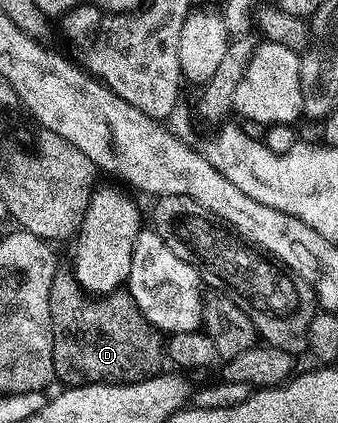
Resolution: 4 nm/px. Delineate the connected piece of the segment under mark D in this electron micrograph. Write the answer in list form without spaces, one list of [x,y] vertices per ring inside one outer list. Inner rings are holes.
[[[60,272],[51,285],[49,315],[53,327],[53,359],[55,376],[64,386],[102,385],[141,381],[160,372],[159,364],[165,361],[165,341],[160,330],[144,320],[130,292],[116,291],[95,303],[89,300],[70,272]]]

